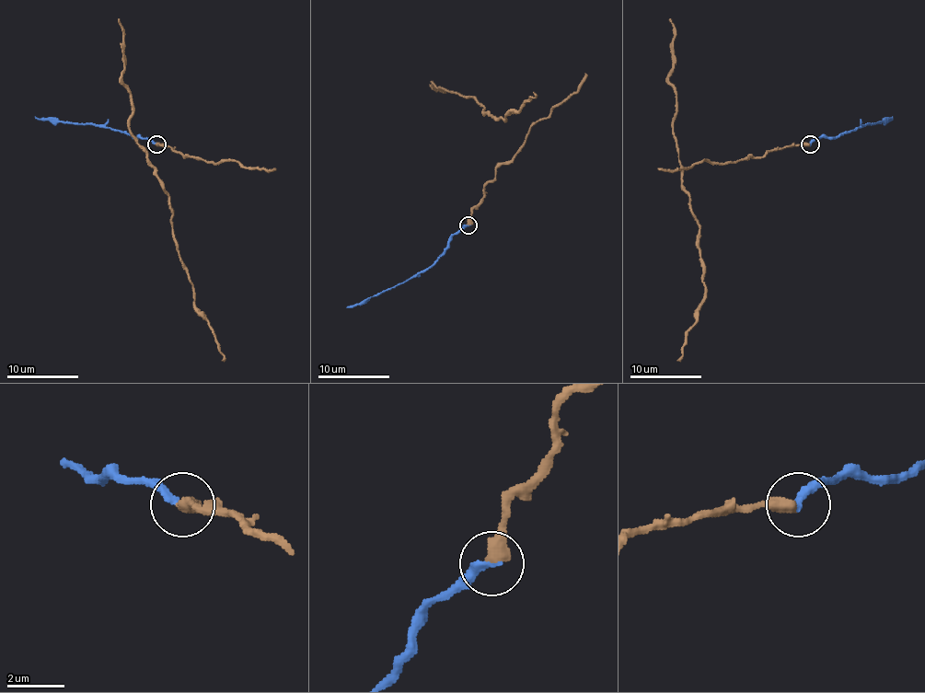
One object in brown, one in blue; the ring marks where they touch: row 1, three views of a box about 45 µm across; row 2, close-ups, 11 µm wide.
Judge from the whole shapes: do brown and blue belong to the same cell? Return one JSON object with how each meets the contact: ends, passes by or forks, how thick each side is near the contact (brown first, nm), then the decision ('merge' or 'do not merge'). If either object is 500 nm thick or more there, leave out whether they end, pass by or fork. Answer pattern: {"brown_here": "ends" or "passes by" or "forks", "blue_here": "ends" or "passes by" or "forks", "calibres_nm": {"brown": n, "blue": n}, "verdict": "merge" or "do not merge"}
{"brown_here": "ends", "blue_here": "ends", "calibres_nm": {"brown": 480, "blue": 280}, "verdict": "merge"}

